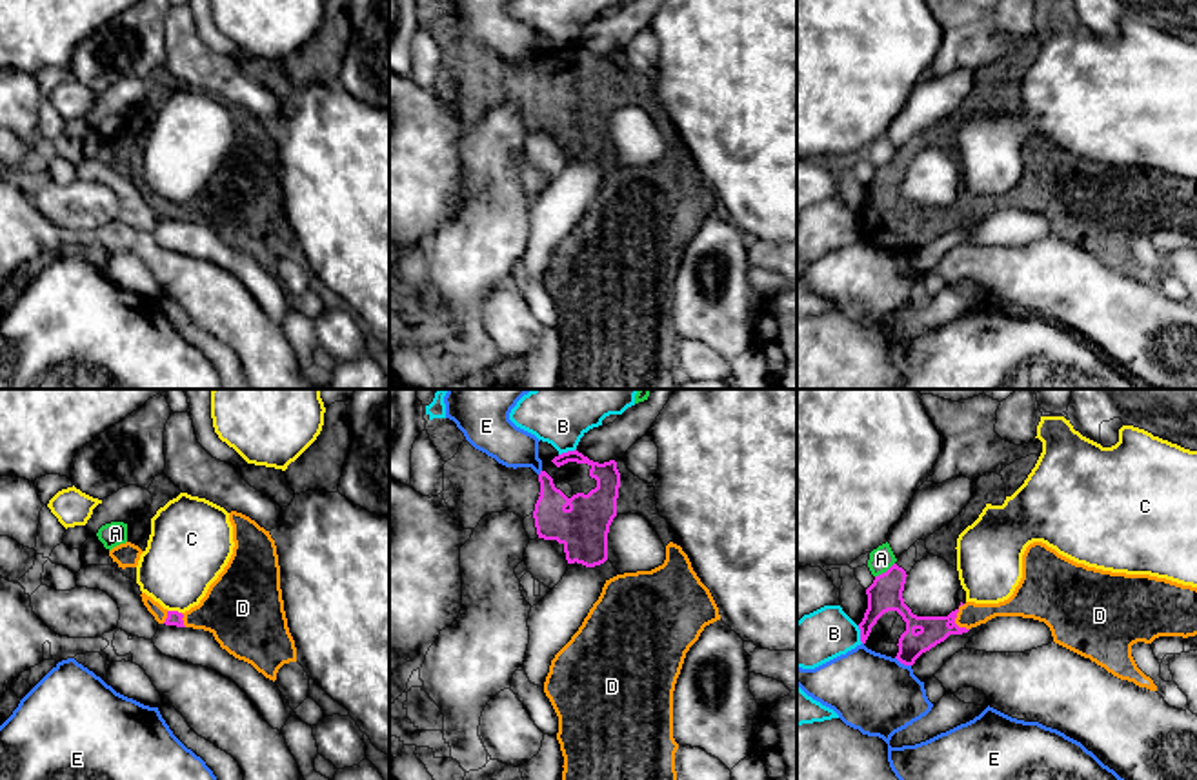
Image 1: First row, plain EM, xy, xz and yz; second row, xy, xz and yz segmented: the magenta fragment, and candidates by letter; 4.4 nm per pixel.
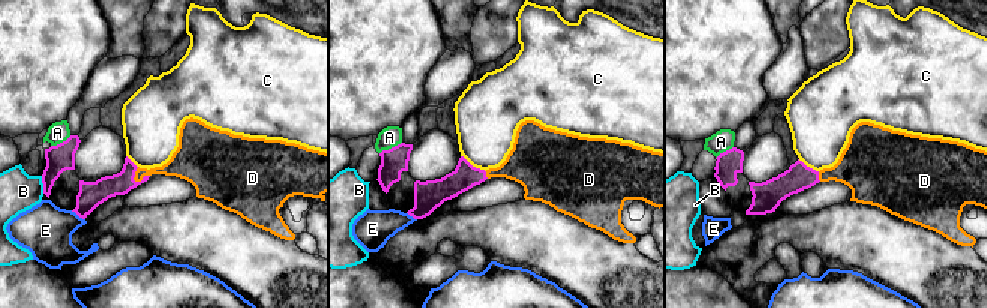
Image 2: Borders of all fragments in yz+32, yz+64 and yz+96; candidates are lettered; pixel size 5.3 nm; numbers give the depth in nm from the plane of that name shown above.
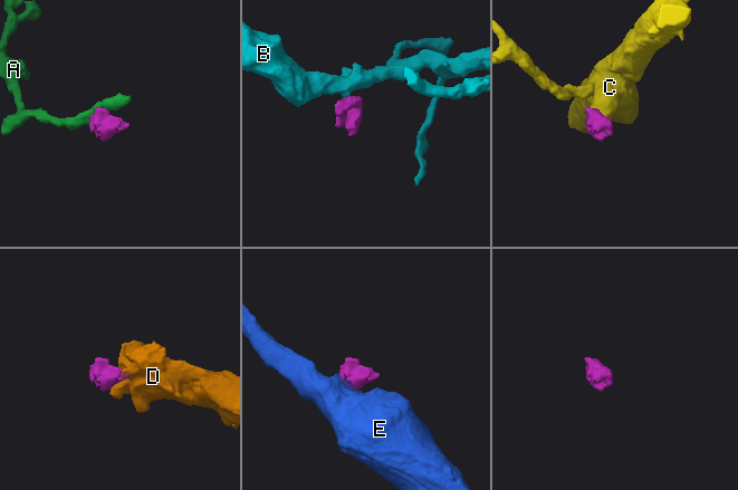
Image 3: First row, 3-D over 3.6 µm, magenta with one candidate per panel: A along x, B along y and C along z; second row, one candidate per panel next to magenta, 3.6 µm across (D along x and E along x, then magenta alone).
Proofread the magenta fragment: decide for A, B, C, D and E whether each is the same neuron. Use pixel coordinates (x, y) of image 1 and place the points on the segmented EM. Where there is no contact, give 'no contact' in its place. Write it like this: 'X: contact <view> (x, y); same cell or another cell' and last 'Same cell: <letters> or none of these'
A: contact yz (886, 571); another cell
B: contact xz (568, 451); another cell
C: contact xy (175, 611); another cell
D: contact yz (955, 617); same cell
E: contact yz (903, 662); another cell
Same cell: D

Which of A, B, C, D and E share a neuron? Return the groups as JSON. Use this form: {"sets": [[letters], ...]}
{"sets": [["A"], ["B"], ["C"], ["D"], ["E"]]}

